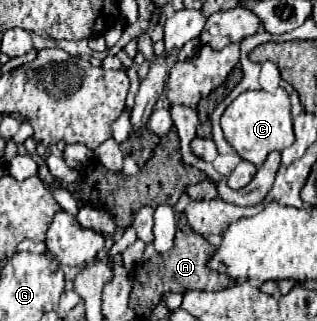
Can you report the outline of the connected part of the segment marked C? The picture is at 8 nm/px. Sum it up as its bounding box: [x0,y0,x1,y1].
[221,87,295,167]

